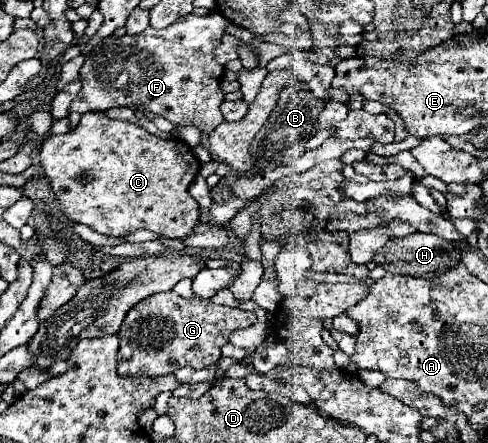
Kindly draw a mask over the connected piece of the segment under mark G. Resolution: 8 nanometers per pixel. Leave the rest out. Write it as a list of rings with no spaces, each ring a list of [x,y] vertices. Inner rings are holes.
[[[176,291],[150,295],[126,313],[122,331],[118,331],[118,375],[160,377],[186,365],[192,369],[216,365],[220,359],[220,347],[228,343],[230,333],[254,323],[256,313],[216,305],[198,295],[190,299],[180,297]]]

